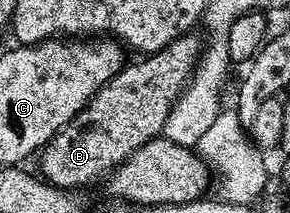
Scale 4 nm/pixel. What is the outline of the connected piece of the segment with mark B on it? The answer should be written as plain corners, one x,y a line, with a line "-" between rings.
191,31
178,37
169,45
164,47
158,53
151,53
143,56
142,61
134,61
123,64
119,71
109,83
89,101
86,106
78,112
68,124
46,146
41,150
42,157
41,176
49,184
57,185
60,189
77,190
78,185
90,185
93,181
105,178
114,172
119,165
125,161
137,149
144,147
154,137
163,136
168,115
176,103
176,99
182,95
190,81
190,76
198,66
198,58
202,55
204,41
201,36
197,37
197,32

